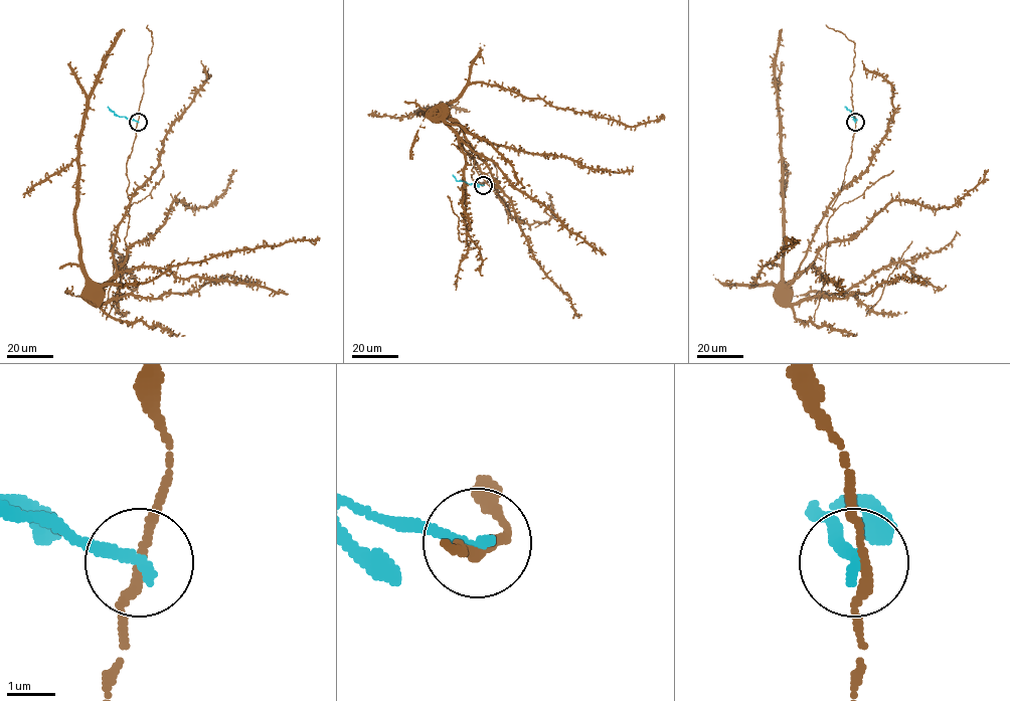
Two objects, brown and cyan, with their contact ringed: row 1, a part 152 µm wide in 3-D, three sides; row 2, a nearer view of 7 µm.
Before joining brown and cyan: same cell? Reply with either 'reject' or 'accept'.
reject

